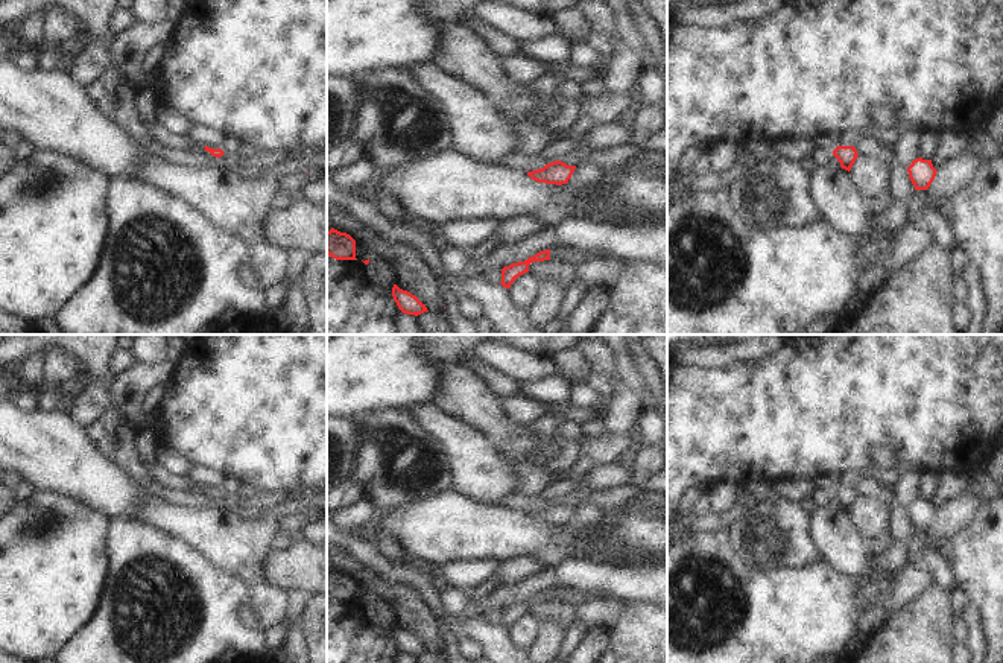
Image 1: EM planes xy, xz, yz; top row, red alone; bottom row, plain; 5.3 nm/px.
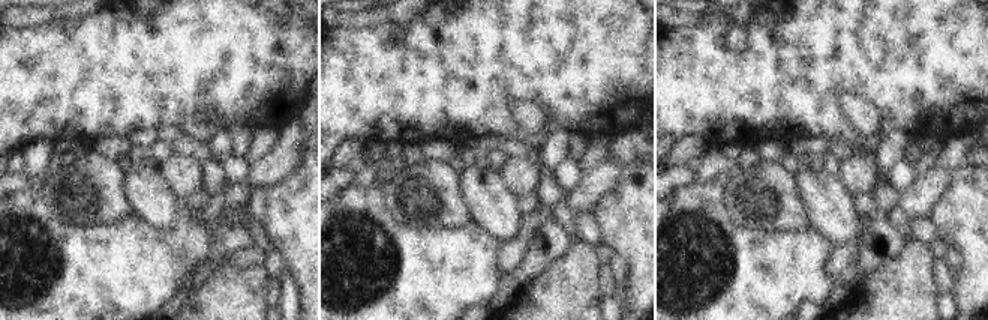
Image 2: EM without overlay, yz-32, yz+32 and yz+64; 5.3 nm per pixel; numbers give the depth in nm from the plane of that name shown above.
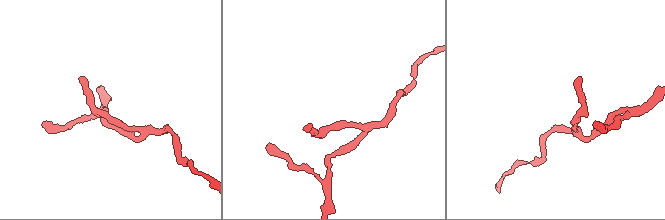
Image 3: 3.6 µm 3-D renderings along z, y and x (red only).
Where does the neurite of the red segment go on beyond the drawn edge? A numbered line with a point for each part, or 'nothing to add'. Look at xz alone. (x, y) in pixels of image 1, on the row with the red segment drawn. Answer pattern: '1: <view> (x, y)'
nothing to add

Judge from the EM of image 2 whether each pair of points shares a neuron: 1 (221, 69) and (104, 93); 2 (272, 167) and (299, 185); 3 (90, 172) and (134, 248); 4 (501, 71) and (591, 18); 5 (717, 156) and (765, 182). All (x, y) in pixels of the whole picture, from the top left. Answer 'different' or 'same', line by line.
1: same
2: different
3: different
4: same
5: different

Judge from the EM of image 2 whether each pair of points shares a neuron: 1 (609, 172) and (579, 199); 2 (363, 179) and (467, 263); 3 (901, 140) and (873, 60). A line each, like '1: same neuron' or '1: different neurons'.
1: same neuron
2: different neurons
3: different neurons

